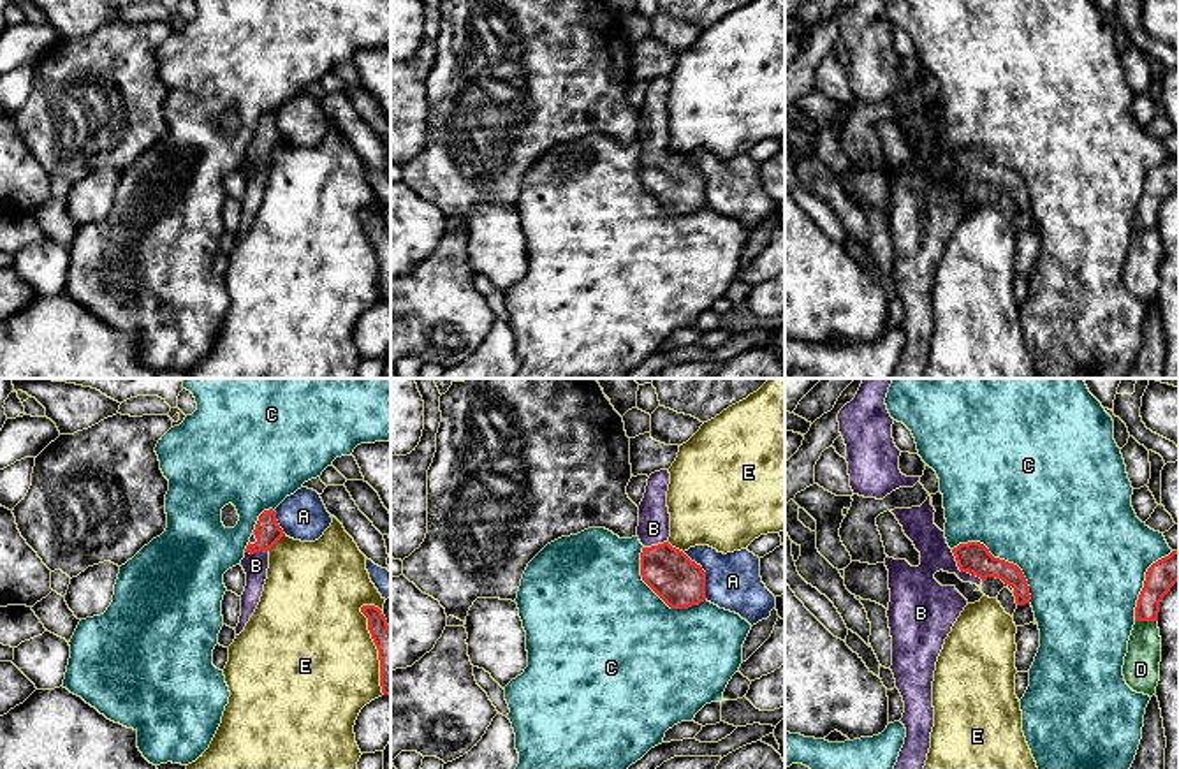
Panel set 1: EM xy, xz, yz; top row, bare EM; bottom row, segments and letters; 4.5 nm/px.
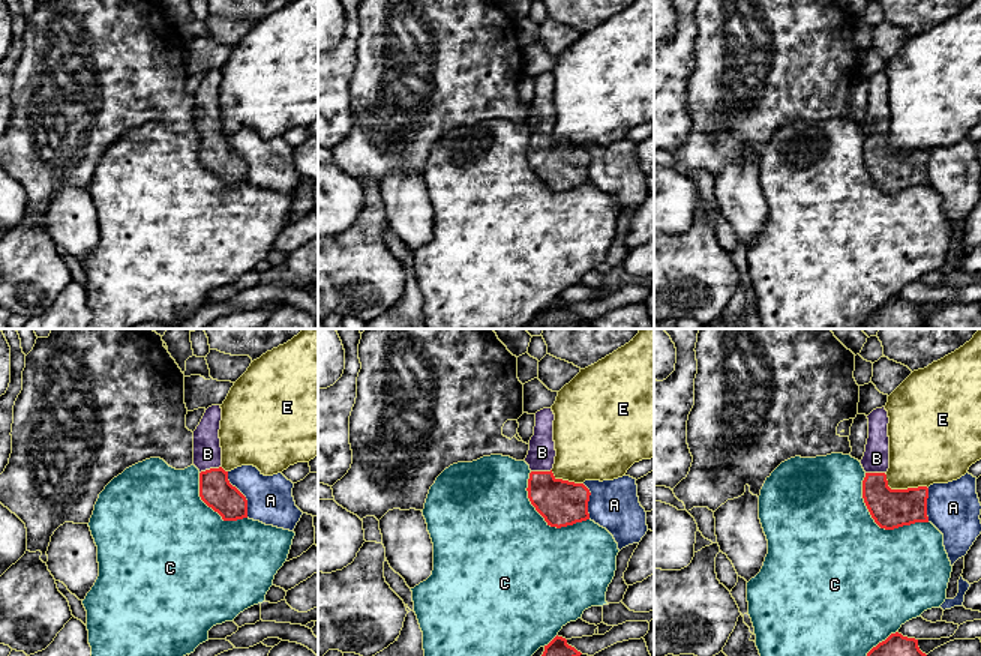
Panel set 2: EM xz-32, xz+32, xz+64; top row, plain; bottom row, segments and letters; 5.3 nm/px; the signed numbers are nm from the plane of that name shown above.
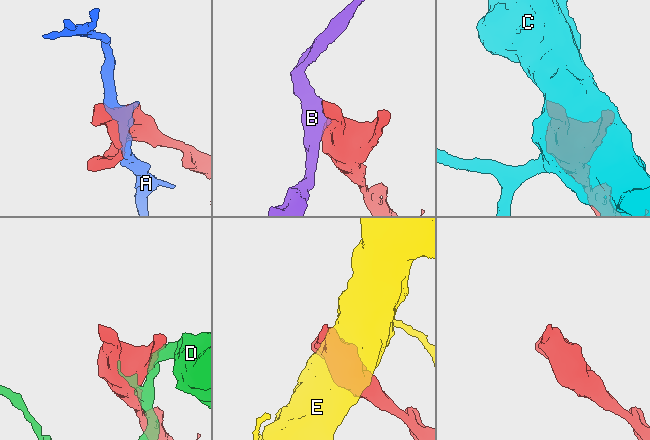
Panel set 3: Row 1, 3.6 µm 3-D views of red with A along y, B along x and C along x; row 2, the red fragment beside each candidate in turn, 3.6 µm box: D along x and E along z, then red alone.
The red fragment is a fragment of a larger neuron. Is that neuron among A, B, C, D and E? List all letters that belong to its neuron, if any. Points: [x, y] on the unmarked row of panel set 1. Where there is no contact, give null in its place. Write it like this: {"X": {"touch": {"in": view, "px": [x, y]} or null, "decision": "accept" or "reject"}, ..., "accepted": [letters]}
{"A": {"touch": {"in": "xz", "px": [704, 180]}, "decision": "reject"}, "B": {"touch": {"in": "yz", "px": [961, 176]}, "decision": "accept"}, "C": {"touch": {"in": "yz", "px": [1003, 166]}, "decision": "reject"}, "D": {"touch": {"in": "yz", "px": [1146, 226]}, "decision": "reject"}, "E": {"touch": {"in": "xy", "px": [377, 254]}, "decision": "reject"}, "accepted": ["B"]}

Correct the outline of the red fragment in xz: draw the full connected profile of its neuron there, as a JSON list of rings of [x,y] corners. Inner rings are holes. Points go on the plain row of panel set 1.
[[[669,76],[651,79],[639,111],[641,181],[670,215],[688,215],[706,206],[706,178],[669,150],[669,90]]]

